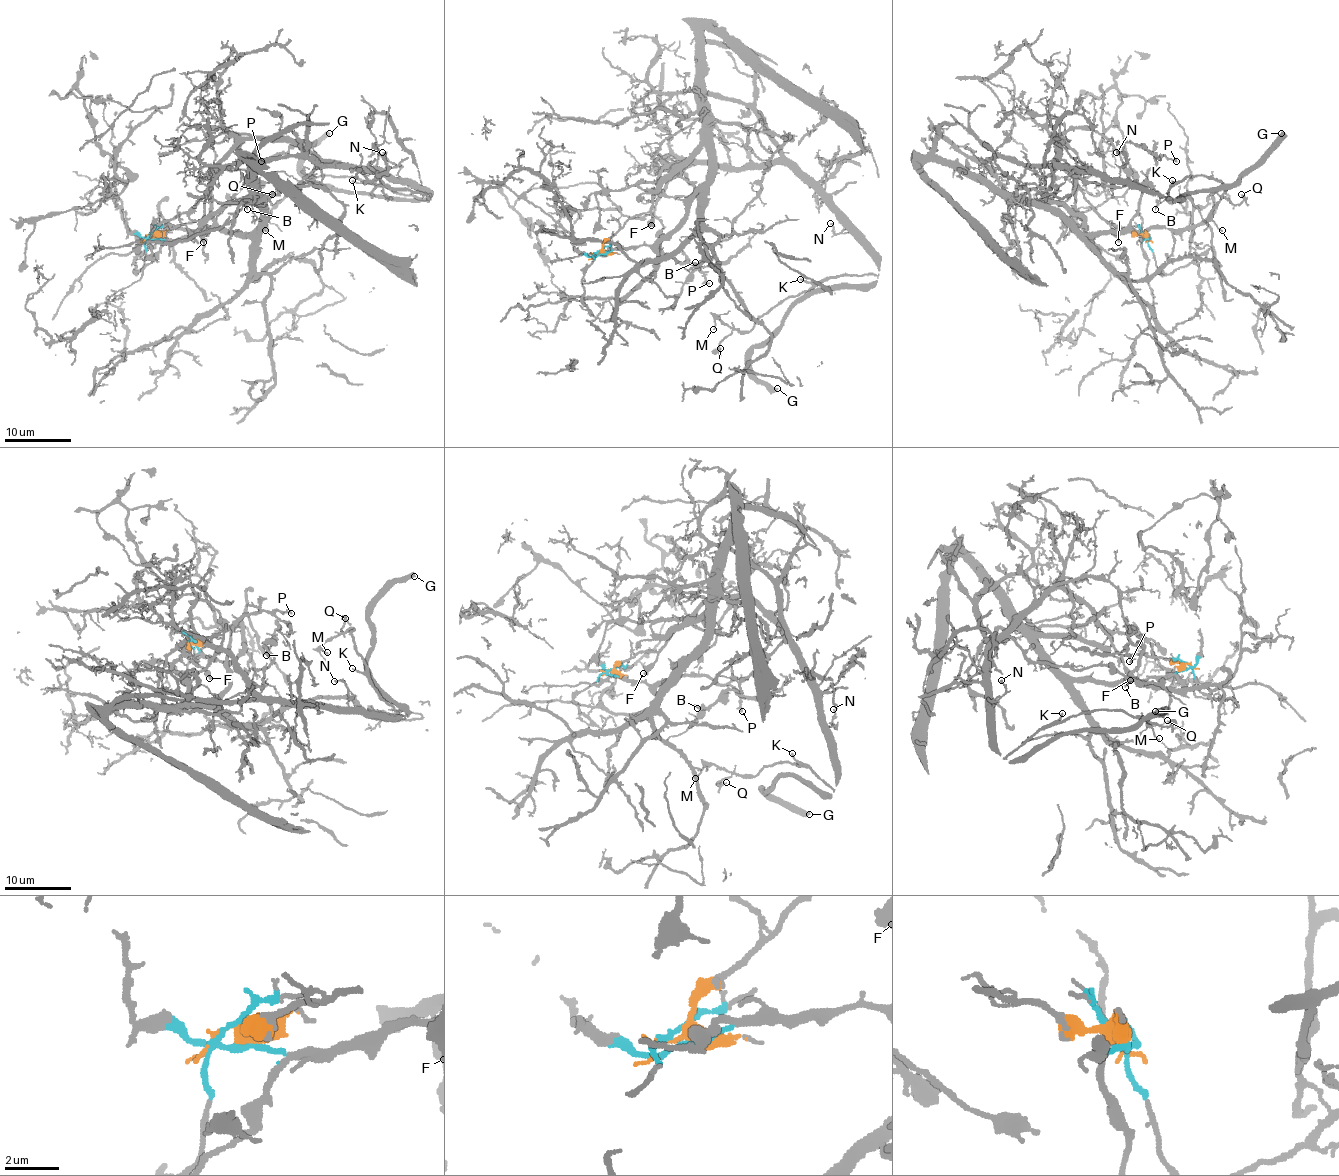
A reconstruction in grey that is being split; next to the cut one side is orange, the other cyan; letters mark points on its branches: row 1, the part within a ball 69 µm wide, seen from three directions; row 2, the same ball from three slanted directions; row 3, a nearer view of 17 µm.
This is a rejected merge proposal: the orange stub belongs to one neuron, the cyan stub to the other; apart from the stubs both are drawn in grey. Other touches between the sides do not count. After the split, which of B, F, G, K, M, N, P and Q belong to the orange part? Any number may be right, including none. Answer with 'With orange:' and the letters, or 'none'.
With orange: B, F, G, K, M, N, Q

